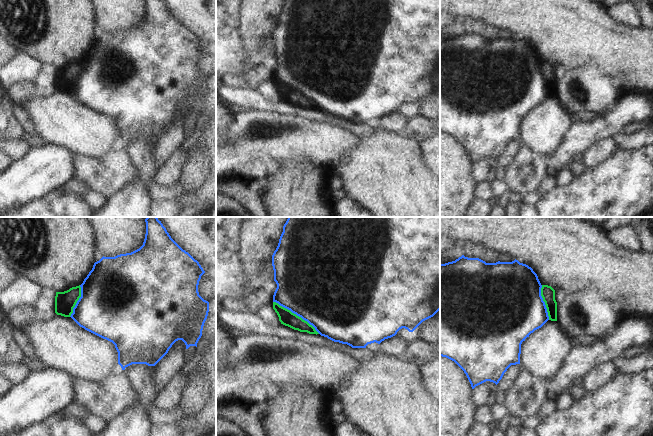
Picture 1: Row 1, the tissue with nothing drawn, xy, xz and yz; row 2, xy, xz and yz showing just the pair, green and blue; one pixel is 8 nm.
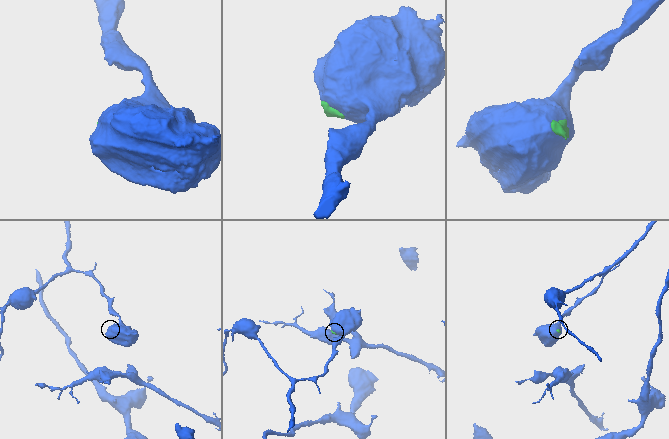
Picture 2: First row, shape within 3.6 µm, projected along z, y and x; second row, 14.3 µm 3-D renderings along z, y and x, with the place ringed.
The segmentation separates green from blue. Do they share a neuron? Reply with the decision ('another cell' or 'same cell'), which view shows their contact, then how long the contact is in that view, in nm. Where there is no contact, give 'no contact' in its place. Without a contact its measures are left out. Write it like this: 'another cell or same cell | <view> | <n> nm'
same cell | xz | 460 nm

